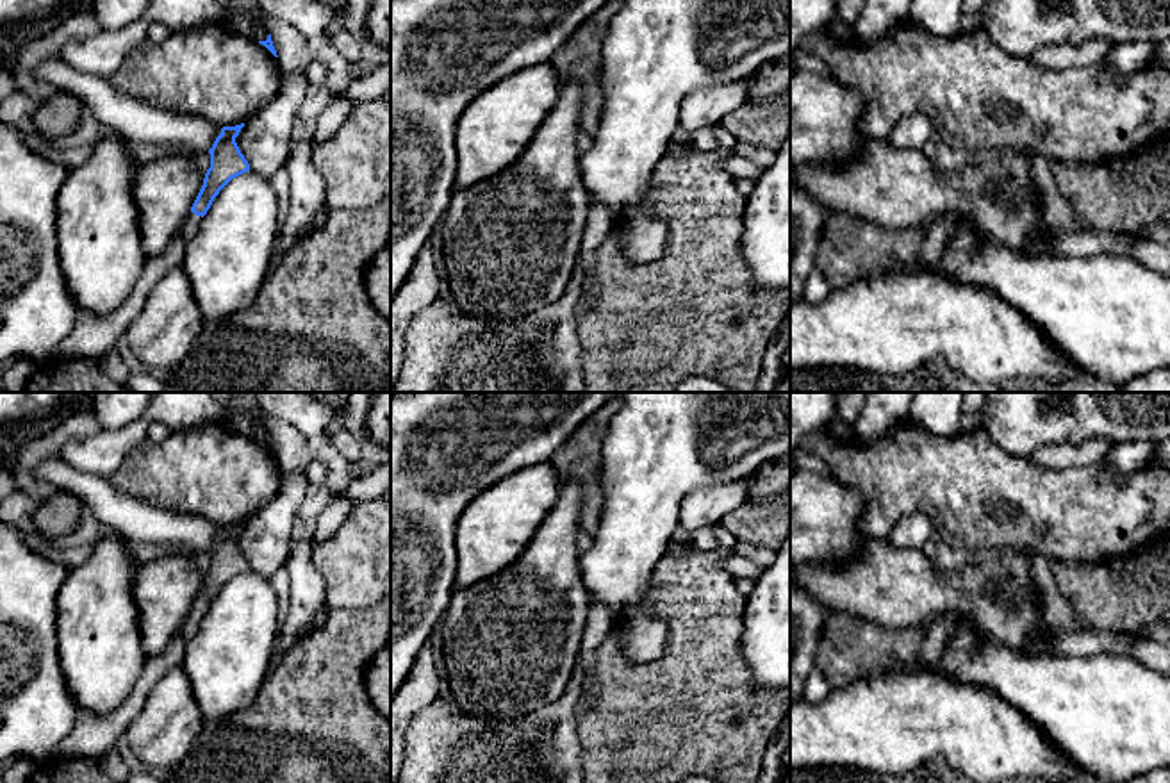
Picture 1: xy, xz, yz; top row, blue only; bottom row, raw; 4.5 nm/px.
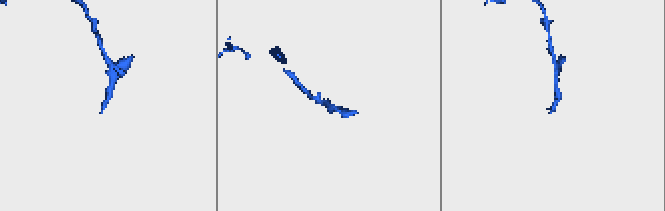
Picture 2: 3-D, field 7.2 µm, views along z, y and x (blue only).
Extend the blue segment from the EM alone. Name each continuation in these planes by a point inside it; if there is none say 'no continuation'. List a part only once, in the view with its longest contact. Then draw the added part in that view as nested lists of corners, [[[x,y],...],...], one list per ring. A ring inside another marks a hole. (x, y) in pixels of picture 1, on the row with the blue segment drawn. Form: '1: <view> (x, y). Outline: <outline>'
1: xy (191, 223). Outline: [[[189,212],[189,216],[185,218],[185,221],[178,232],[180,237],[187,243],[196,234],[200,223],[202,223],[202,216]]]

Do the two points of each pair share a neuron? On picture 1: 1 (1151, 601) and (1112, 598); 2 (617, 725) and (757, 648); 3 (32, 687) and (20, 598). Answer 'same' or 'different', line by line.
1: same
2: different
3: same

